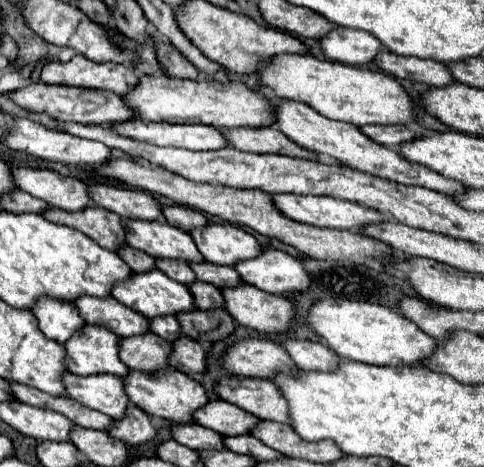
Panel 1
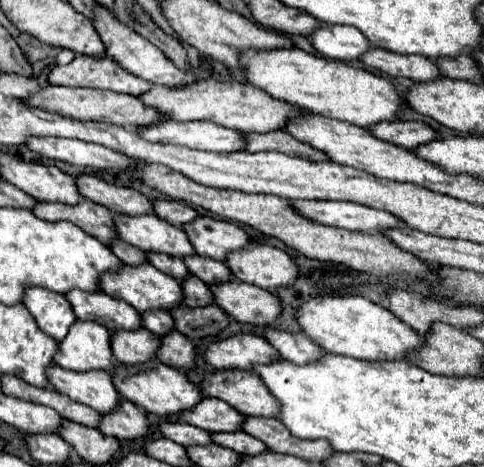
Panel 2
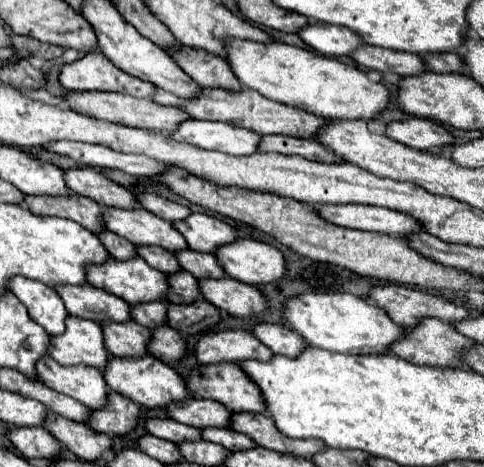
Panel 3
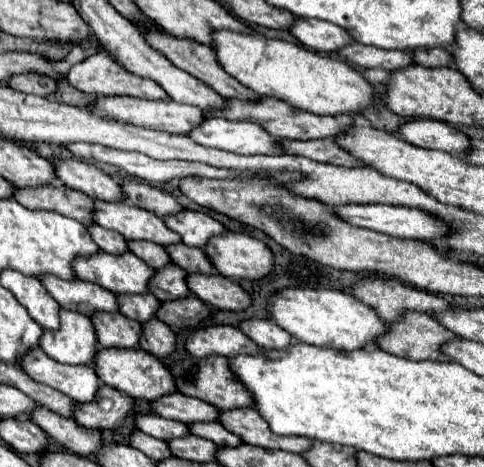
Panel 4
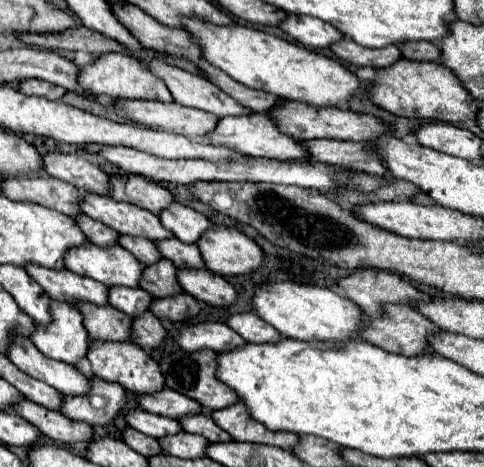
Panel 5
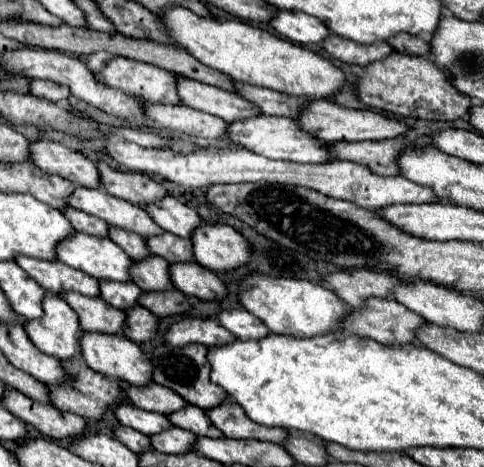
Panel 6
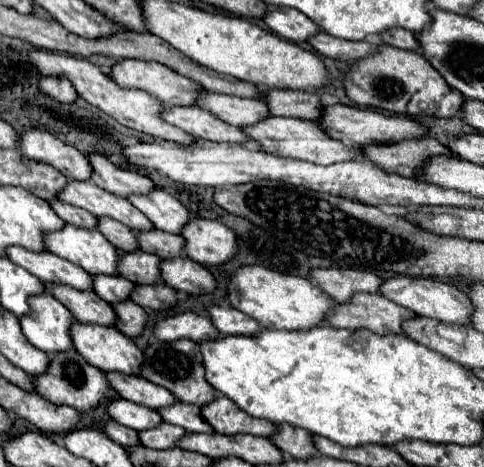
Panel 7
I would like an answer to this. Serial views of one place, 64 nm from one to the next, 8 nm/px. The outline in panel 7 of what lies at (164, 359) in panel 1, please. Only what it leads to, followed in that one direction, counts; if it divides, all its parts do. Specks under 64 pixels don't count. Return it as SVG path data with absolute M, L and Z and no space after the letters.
M64 284L46 286L52 290L52 294L74 314L74 318L80 324L98 324L98 326L114 326L116 324L116 312L114 308L100 300L94 292L80 292L76 288L68 288Z

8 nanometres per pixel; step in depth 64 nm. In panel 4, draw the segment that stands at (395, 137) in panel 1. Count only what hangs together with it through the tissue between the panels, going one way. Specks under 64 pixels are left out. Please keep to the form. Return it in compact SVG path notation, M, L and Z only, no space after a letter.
M408 120L398 128L398 136L404 138L406 142L428 148L428 150L442 150L442 152L454 152L454 154L464 154L468 146L468 138L458 132L456 128L436 122L436 120Z

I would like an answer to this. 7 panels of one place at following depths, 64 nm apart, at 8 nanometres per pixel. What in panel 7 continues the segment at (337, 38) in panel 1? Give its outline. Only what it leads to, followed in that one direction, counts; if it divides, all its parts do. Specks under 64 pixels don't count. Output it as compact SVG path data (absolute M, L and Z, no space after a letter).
M274 8L264 16L266 26L284 40L306 42L316 32L322 32L308 16L294 8Z

